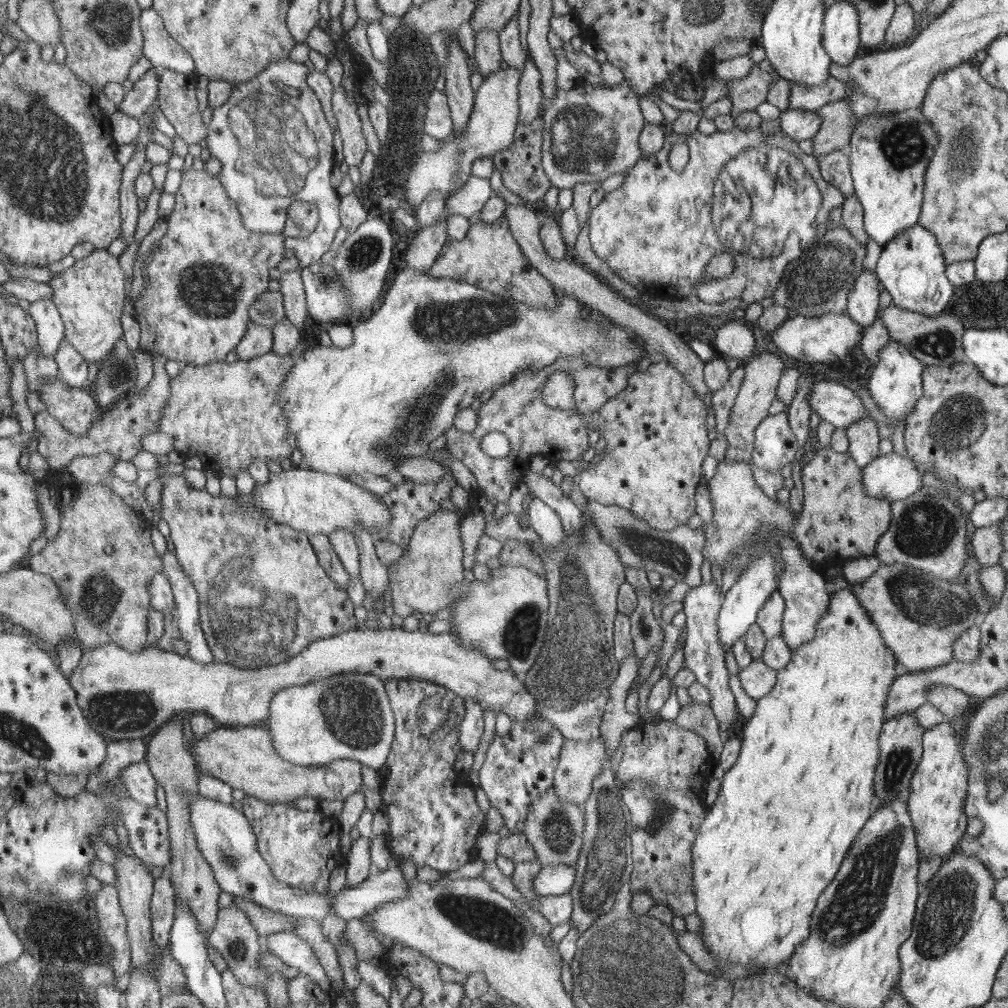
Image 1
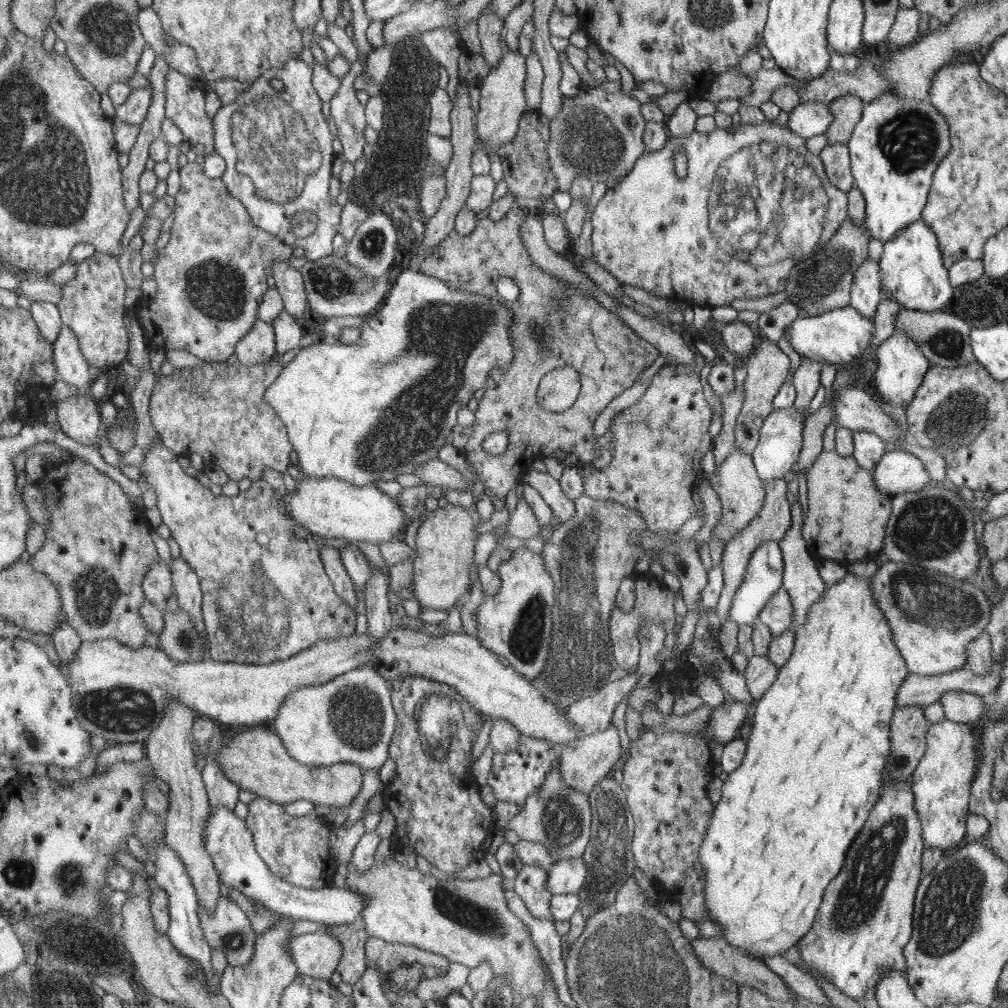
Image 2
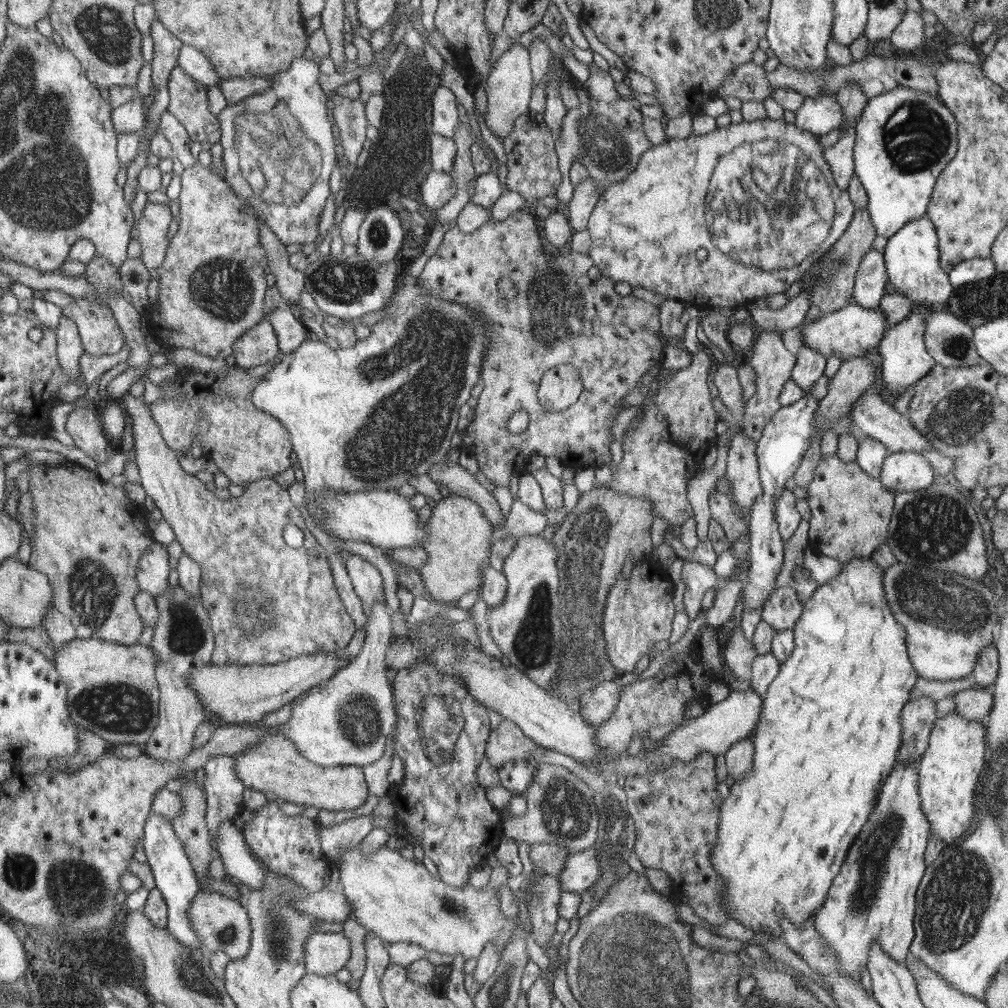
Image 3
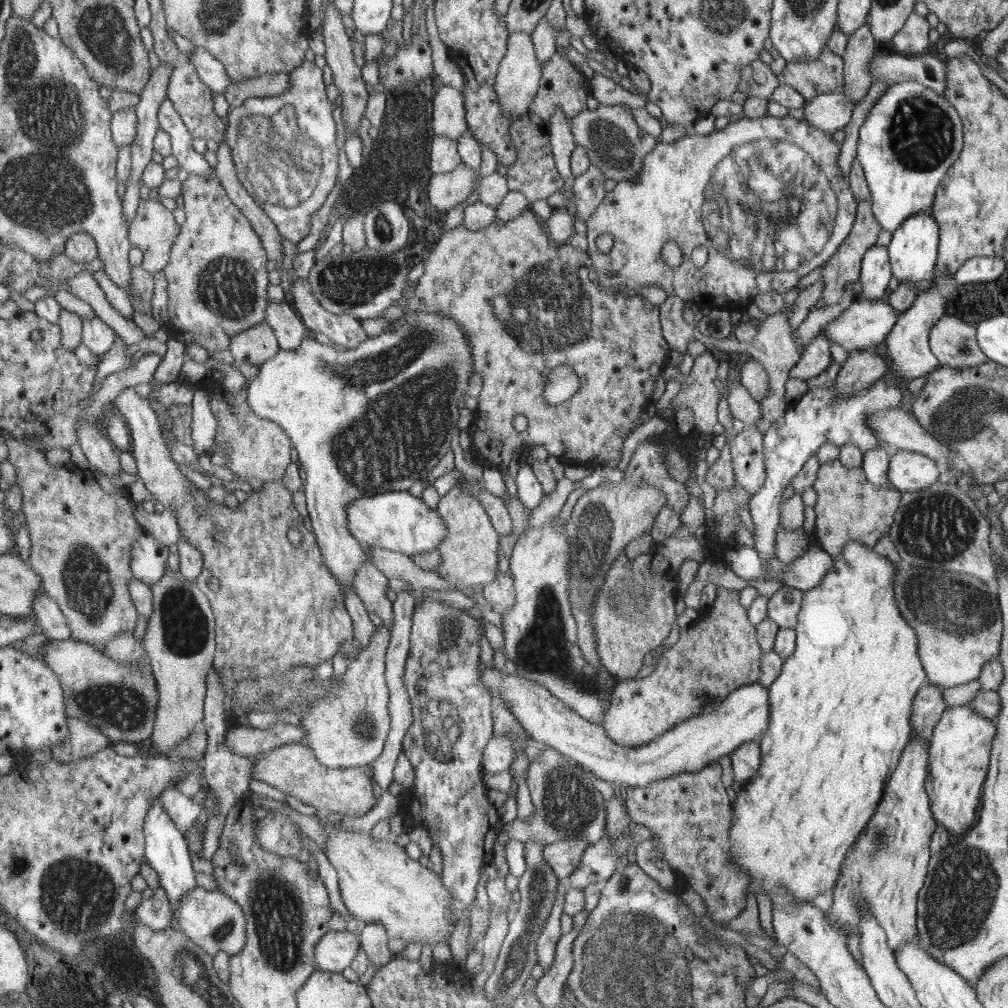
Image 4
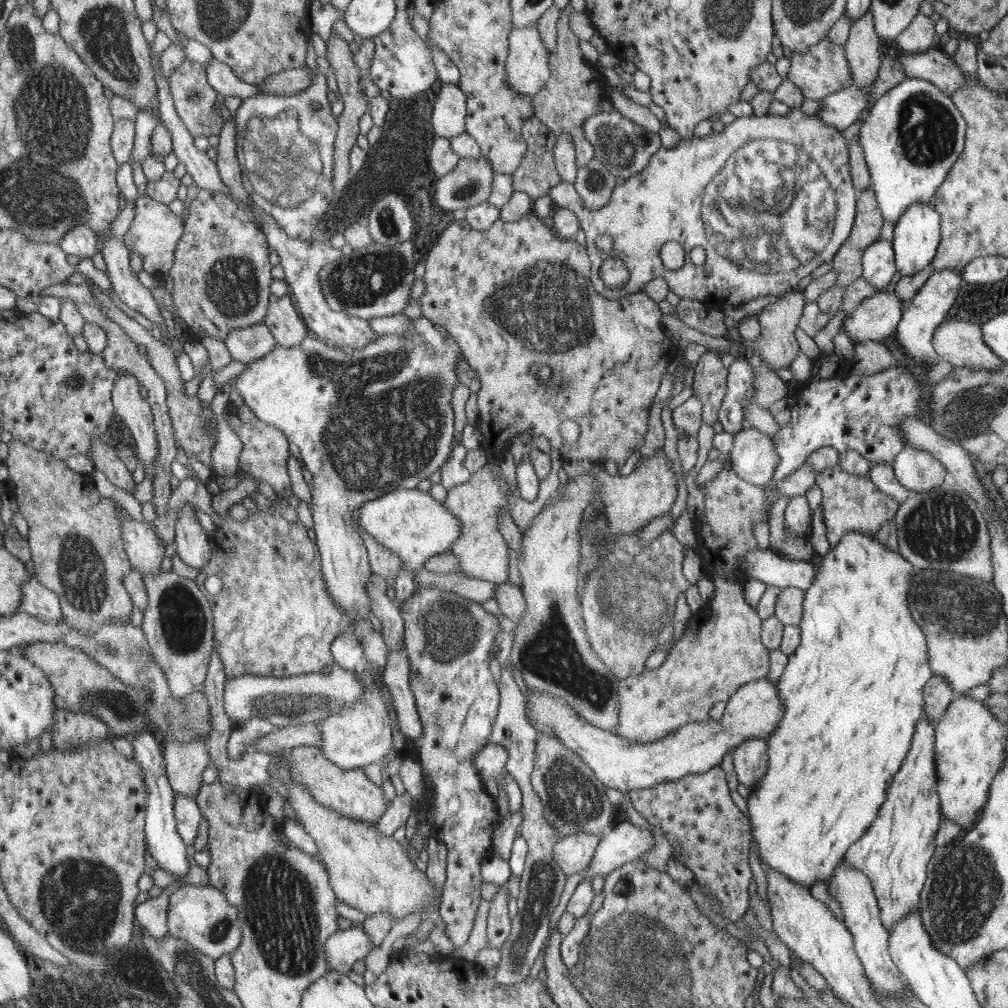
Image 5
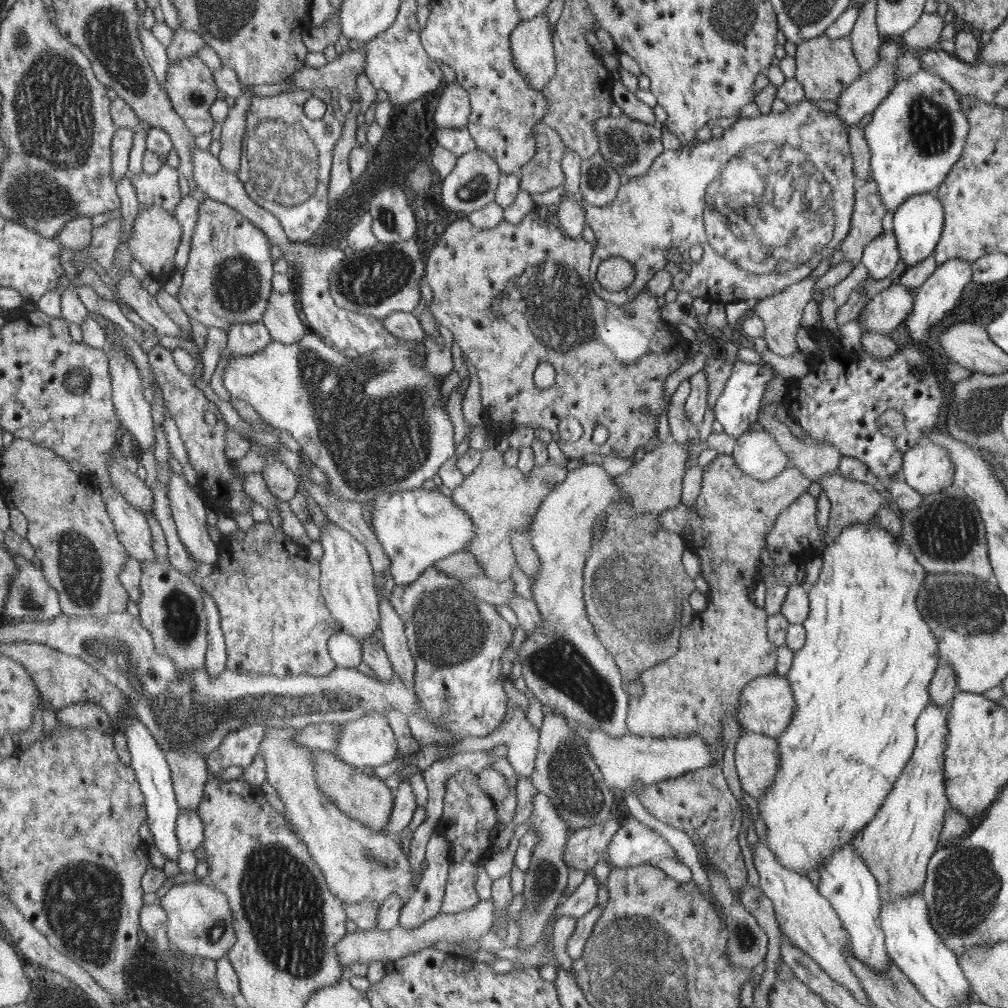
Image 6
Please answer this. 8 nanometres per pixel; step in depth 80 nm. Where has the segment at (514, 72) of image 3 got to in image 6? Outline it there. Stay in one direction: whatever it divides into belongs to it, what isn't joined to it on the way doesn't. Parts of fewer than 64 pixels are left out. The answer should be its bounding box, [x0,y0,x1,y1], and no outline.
[511,12,556,91]

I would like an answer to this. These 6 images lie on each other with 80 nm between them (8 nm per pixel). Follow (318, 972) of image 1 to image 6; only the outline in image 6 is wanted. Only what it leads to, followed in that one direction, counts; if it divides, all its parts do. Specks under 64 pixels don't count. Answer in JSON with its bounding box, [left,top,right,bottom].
[336,900,495,966]

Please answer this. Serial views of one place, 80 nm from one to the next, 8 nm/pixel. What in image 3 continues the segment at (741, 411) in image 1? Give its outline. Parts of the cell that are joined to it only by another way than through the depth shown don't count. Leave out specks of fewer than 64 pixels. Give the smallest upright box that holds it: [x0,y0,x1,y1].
[739,330,797,441]

